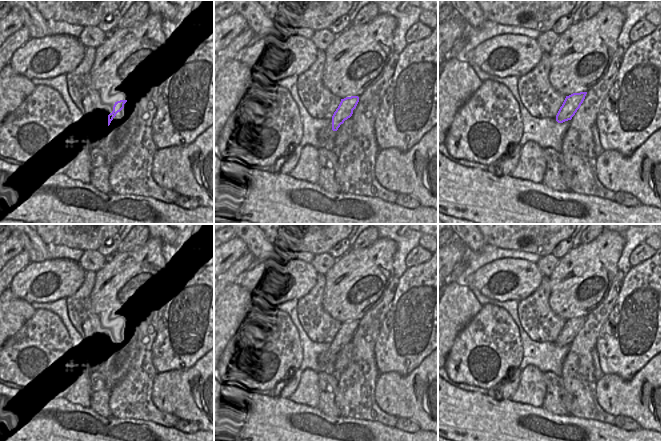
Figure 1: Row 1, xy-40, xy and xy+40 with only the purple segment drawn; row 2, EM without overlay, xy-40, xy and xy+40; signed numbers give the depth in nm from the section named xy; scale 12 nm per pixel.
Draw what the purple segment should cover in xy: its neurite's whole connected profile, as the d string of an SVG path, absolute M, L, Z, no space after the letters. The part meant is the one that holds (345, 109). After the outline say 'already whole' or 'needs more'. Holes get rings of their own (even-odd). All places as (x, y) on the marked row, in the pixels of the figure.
M351 96L341 99L341 102L332 116L332 130L337 131L341 124L345 120L350 118L353 114L353 110L356 108L359 102L358 96Z; already whole

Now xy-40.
M120 100L115 102L113 111L108 115L108 119L101 119L89 132L86 139L81 143L70 143L63 149L58 156L52 160L48 165L43 167L45 173L64 173L74 160L77 152L80 149L88 149L89 147L98 147L104 132L107 130L113 118L118 112L124 108L127 100Z; needs more

